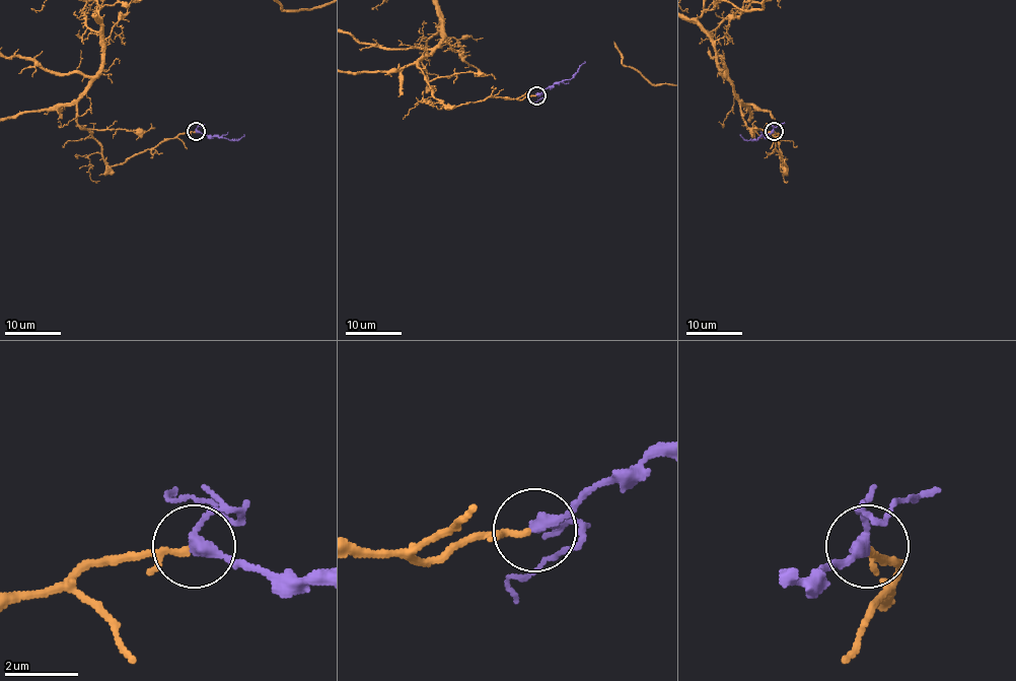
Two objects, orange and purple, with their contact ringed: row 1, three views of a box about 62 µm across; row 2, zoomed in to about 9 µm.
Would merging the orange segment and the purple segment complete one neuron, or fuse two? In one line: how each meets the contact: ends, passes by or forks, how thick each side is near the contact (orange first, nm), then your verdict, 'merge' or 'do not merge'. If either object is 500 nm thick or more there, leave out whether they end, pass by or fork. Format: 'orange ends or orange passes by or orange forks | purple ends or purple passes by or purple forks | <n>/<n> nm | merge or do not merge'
orange passes by | purple passes by | 120/280 nm | merge

